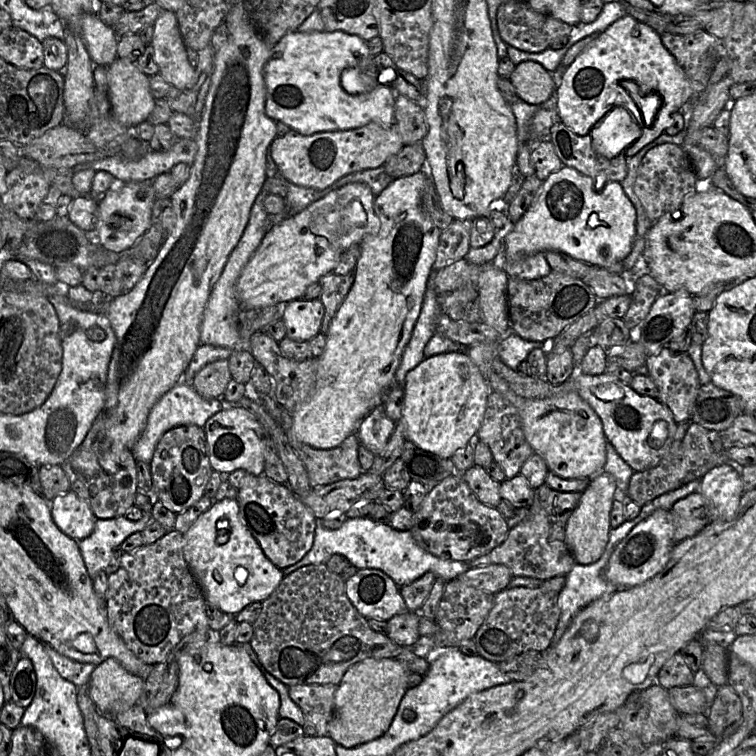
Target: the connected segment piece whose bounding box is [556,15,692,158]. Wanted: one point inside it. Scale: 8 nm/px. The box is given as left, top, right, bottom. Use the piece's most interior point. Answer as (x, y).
(628, 57)

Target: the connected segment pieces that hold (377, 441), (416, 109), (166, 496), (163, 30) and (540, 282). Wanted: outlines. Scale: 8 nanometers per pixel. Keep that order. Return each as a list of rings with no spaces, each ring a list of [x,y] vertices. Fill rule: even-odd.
[[[380,405],[361,421],[357,436],[360,444],[377,456],[386,447],[395,427],[396,423],[387,417],[384,406]]]
[[[403,95],[396,96],[395,122],[405,145],[422,141],[427,133],[425,109]]]
[[[185,425],[165,432],[156,446],[150,469],[155,501],[161,501],[175,514],[190,508],[203,497],[205,487],[214,471],[210,464],[204,429],[197,425]]]
[[[164,10],[155,21],[151,44],[160,75],[180,89],[193,89],[196,70],[191,66],[175,12]]]
[[[553,270],[537,280],[509,277],[507,294],[511,332],[533,342],[555,338],[598,304],[598,298],[586,282]]]

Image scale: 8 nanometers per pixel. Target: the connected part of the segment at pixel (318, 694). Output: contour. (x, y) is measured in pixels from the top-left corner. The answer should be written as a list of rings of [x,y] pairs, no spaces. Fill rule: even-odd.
[[[299,684],[289,686],[290,698],[300,707],[304,716],[304,735],[324,737],[334,718],[336,685]]]

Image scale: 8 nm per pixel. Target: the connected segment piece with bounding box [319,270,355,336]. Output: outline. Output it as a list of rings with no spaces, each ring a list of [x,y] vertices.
[[[354,270],[346,275],[328,273],[321,280],[322,292],[320,300],[324,306],[325,314],[321,326],[321,333],[328,334],[329,326],[338,308],[349,293],[355,279]]]

